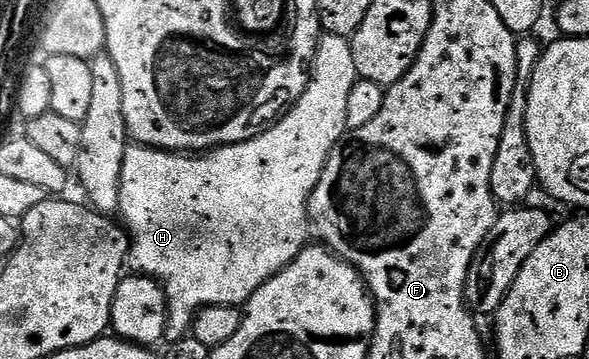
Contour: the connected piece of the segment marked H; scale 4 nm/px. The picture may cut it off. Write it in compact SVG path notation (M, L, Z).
M323 35L319 38L319 48L315 51L315 59L309 74L307 90L300 95L299 100L290 106L272 124L264 128L253 139L242 141L236 145L222 145L219 149L213 149L198 155L185 153L168 153L166 149L149 149L138 143L128 144L125 151L125 159L121 167L121 179L119 180L118 216L123 216L122 224L129 230L129 265L132 270L138 271L142 276L152 277L159 282L160 287L167 297L167 327L166 340L168 342L179 341L188 336L191 323L195 320L195 314L206 305L234 305L246 306L248 299L273 275L277 275L291 260L296 257L308 244L309 222L307 220L307 204L312 191L317 187L321 179L321 171L329 159L329 155L335 146L343 140L348 132L347 108L349 107L349 91L353 91L357 74L353 63L353 51L351 43L345 37L332 37Z

